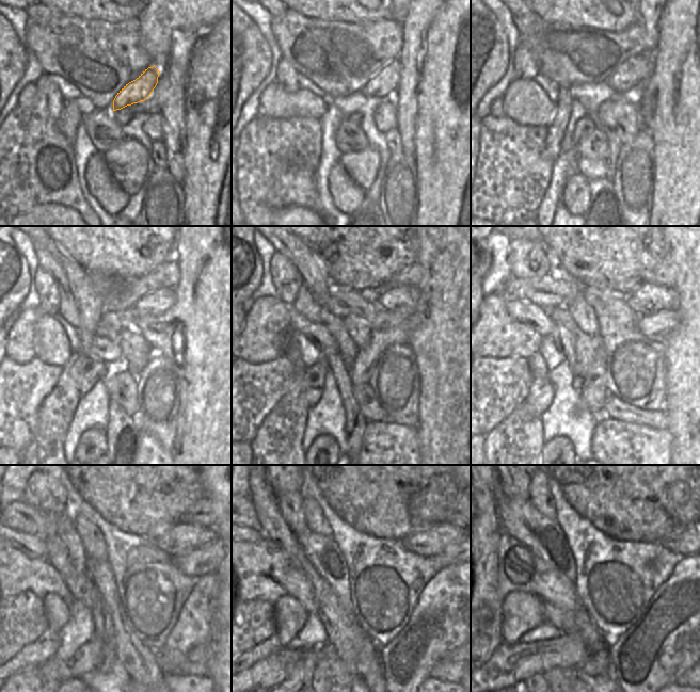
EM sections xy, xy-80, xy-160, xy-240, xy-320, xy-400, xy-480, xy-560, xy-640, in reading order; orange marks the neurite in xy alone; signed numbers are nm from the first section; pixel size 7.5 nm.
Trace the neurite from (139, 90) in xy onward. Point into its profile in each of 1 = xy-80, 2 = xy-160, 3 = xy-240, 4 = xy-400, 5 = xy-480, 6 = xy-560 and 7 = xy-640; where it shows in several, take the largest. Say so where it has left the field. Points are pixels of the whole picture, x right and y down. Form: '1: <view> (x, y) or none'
1: xy-80 (384, 83)
2: xy-160 (632, 74)
3: xy-240 (159, 301)
4: xy-400 (647, 299)
5: xy-480 (183, 537)
6: xy-560 (432, 541)
7: xy-640 (687, 541)

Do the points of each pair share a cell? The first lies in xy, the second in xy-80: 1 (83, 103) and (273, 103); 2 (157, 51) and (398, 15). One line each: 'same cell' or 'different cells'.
1: same cell
2: same cell

